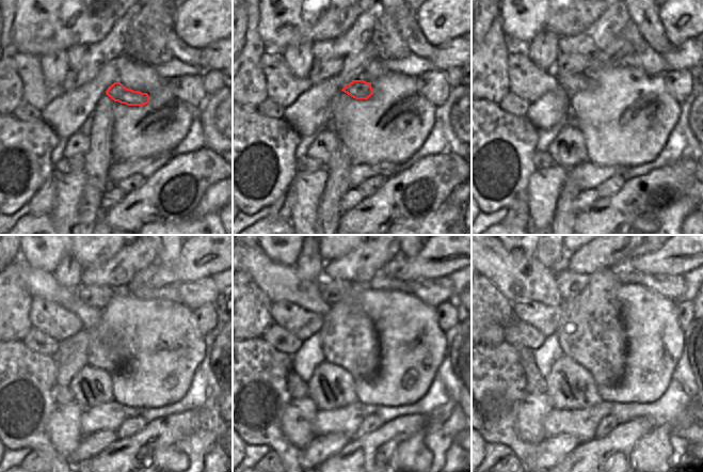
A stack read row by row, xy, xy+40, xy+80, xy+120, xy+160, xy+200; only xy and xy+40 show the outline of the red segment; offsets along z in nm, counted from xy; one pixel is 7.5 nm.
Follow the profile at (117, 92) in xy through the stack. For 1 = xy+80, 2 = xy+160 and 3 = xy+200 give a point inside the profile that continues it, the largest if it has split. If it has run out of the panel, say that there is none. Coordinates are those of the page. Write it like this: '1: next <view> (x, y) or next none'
1: next xy+80 (572, 83)
2: next xy+160 (280, 282)
3: next xy+200 (521, 278)

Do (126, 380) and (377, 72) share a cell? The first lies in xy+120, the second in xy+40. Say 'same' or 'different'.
different

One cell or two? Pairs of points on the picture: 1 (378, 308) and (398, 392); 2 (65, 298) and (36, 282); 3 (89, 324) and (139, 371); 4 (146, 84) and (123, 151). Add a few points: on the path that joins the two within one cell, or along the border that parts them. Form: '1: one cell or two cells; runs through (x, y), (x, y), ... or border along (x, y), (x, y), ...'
1: one cell; runs through (398, 329), (398, 371)
2: one cell; runs through (58, 293), (44, 285)
3: two cells; border along (102, 311), (102, 319), (96, 326)
4: two cells; border along (163, 81), (156, 90), (147, 93)

